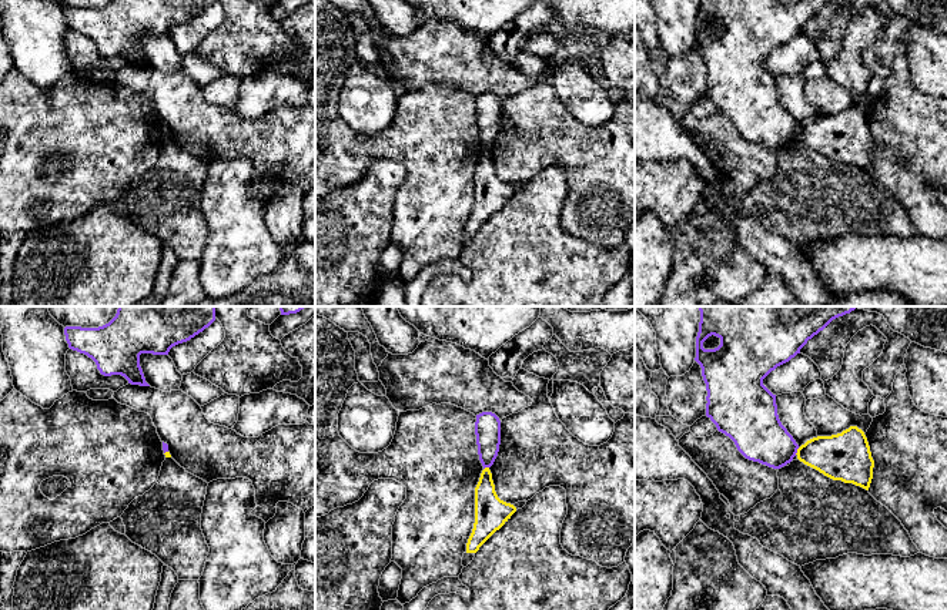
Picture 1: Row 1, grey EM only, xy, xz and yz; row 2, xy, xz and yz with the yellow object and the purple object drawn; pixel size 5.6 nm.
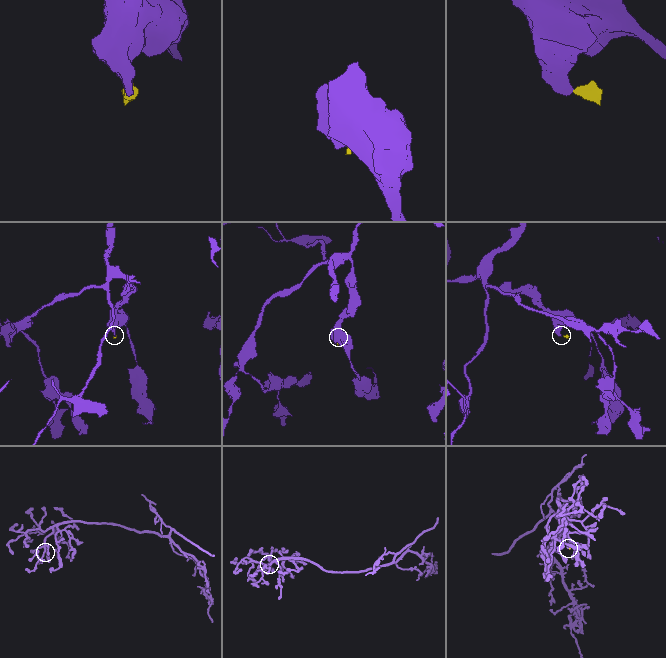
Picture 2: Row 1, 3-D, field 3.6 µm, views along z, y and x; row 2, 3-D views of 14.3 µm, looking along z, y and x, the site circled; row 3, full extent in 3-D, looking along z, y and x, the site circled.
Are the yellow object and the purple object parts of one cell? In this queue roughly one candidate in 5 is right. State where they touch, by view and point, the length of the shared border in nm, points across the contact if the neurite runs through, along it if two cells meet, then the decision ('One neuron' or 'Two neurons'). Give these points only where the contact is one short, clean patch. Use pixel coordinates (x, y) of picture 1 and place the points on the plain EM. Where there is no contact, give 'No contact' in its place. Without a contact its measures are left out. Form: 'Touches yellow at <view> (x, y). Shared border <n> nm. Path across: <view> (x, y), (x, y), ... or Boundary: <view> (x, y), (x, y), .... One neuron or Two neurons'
Touches yellow at yz (797, 131). Shared border 50 nm. Boundary: yz (799, 128), (795, 134). Two neurons

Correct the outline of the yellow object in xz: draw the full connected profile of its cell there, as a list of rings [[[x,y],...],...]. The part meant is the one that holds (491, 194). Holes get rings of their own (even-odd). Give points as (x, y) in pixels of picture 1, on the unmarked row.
[[[485,148],[475,168],[475,204],[462,238],[466,248],[475,238],[479,228],[499,211],[516,192],[511,184],[501,181],[495,172],[492,154]]]

